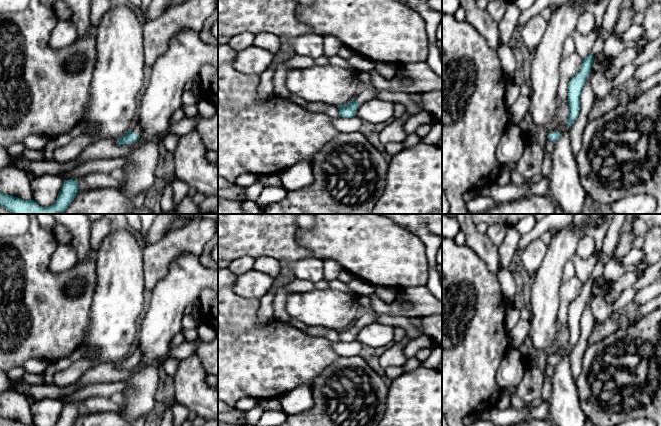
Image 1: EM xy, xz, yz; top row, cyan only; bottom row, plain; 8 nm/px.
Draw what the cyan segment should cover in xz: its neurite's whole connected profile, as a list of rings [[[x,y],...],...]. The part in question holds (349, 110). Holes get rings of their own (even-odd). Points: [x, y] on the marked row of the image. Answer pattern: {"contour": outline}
{"contour": [[[366,90],[362,93],[358,93],[355,99],[343,106],[338,107],[339,116],[343,118],[353,118],[356,116],[357,109],[366,101],[374,99],[375,95],[378,93],[378,90]]]}

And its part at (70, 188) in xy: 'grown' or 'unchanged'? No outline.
unchanged

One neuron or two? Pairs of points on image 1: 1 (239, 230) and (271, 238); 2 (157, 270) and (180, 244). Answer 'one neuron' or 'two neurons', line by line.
1: one neuron
2: one neuron

